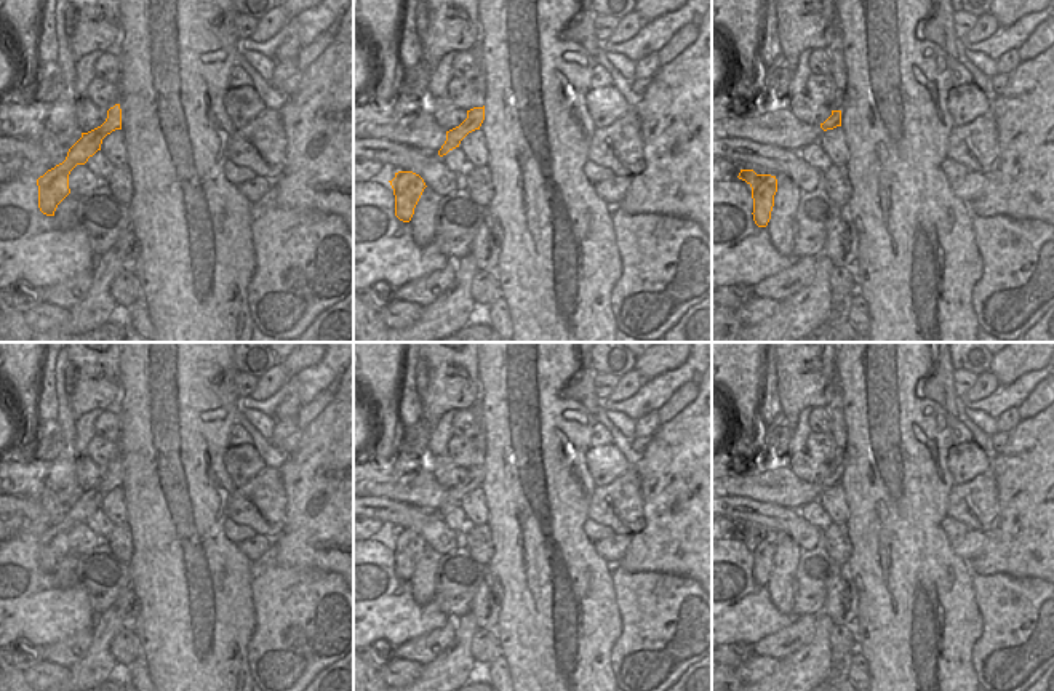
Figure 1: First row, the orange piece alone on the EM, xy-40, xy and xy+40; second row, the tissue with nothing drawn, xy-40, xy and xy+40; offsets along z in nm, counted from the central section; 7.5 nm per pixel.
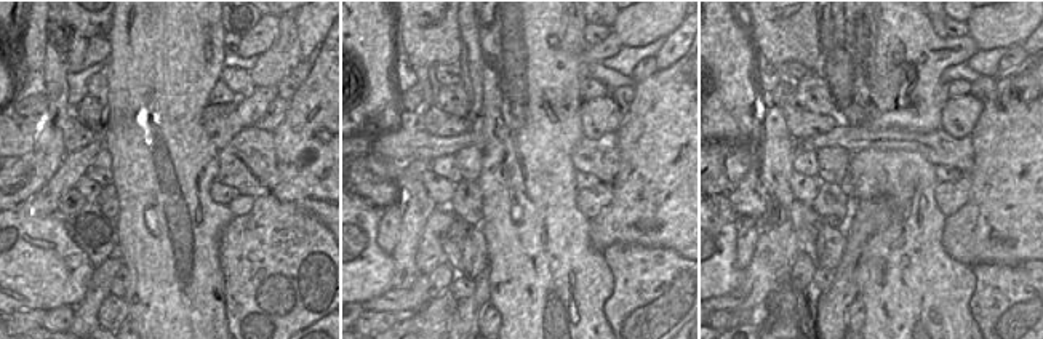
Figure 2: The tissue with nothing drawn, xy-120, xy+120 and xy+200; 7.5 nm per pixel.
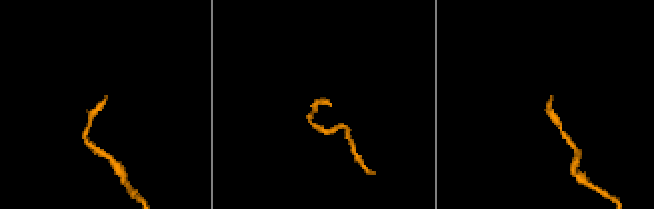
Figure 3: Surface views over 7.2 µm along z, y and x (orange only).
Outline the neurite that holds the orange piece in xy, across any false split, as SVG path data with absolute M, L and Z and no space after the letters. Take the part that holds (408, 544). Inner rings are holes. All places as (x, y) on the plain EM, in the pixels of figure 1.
M398 529L389 541L395 553L395 574L403 581L409 581L421 553L427 545L424 537L413 529Z

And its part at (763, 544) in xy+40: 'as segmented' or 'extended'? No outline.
as segmented

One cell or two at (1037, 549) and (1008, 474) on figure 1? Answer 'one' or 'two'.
one

